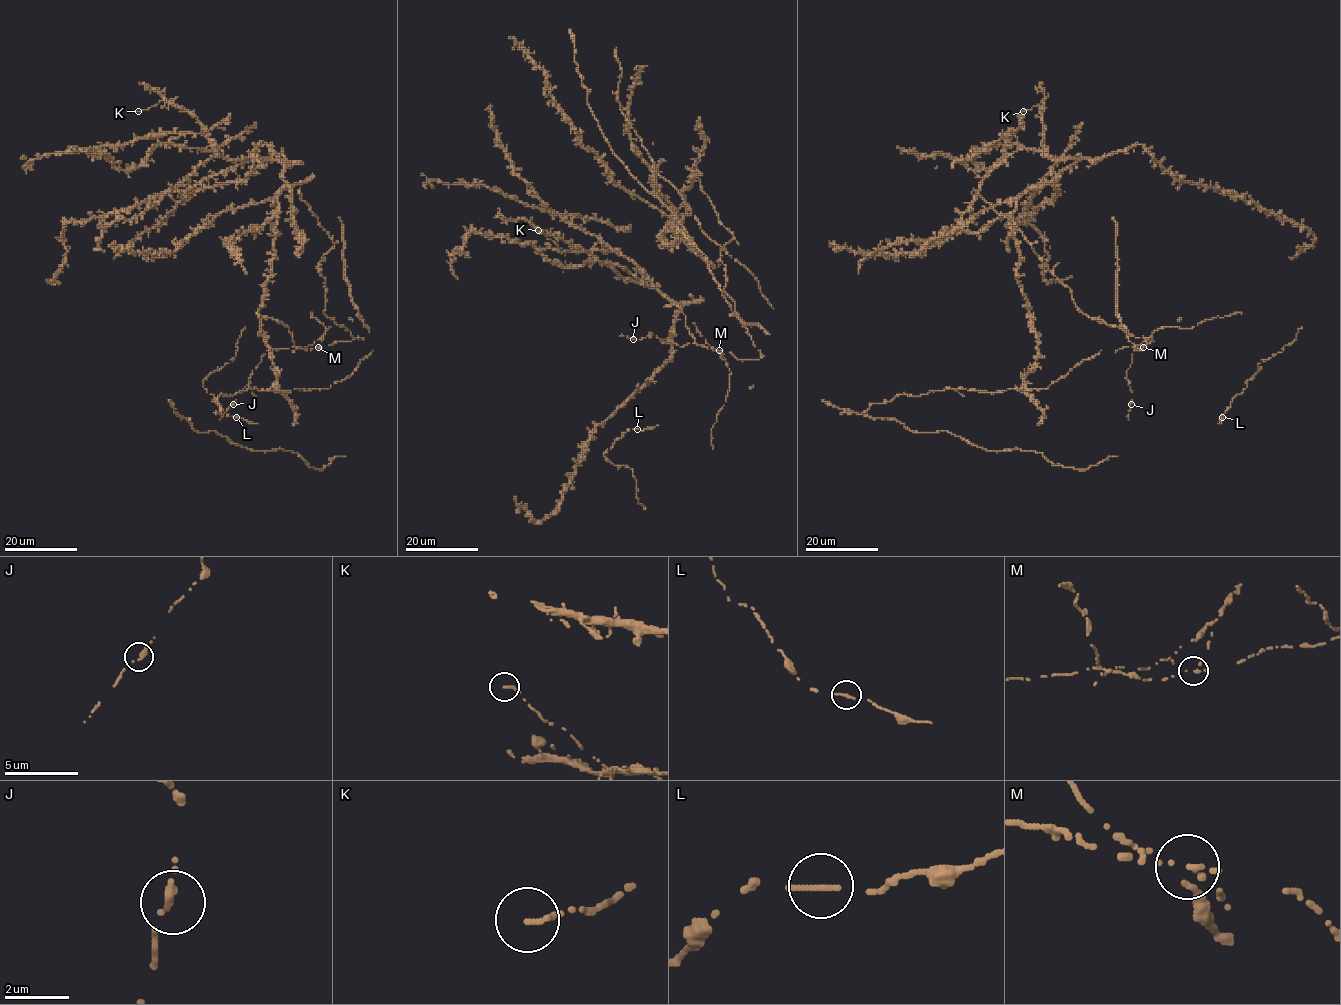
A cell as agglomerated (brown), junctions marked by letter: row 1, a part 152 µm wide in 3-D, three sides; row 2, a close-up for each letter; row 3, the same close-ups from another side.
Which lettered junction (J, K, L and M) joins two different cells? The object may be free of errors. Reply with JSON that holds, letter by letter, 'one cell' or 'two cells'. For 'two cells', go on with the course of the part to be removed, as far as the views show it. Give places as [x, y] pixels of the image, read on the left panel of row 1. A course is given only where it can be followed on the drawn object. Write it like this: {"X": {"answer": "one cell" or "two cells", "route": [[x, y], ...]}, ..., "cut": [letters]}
{"J": {"answer": "one cell"}, "K": {"answer": "one cell"}, "L": {"answer": "one cell"}, "M": {"answer": "two cells", "route": [[318, 347], [322, 342], [320, 338], [330, 326], [325, 328], [311, 317], [313, 313]]}, "cut": ["M"]}

